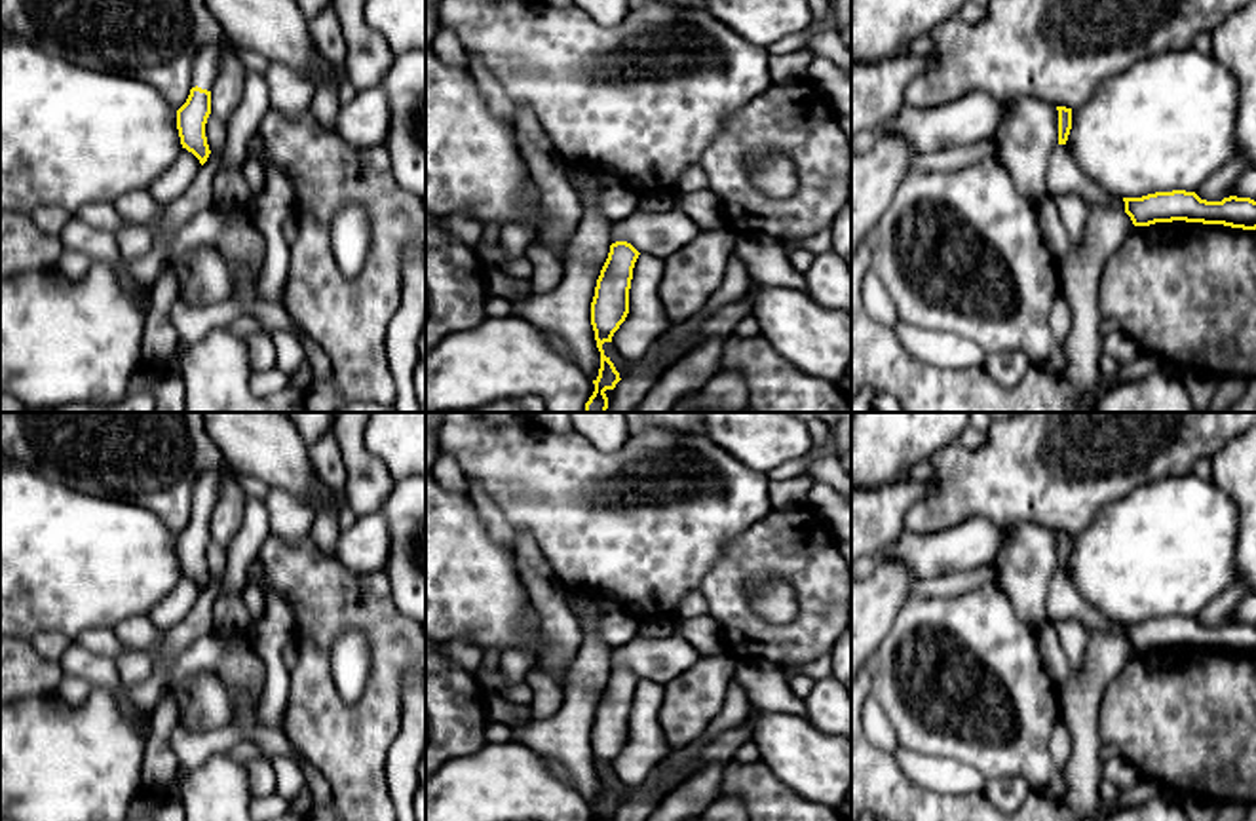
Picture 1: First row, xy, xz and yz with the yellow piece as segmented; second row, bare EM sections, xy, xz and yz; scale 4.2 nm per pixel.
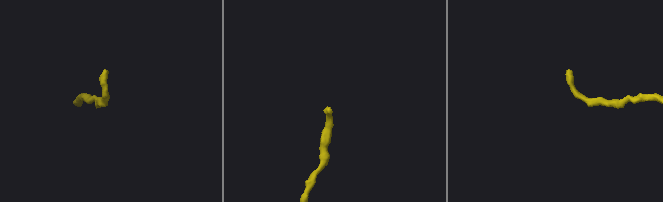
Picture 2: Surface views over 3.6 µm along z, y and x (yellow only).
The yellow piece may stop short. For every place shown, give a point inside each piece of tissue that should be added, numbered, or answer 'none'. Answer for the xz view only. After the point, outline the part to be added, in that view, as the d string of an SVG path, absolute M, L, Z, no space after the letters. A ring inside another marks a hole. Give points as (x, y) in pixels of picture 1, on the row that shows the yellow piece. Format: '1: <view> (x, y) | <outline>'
none

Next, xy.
1: xy (208, 61) | M224 38L213 44L207 44L200 49L194 59L192 68L192 87L201 87L211 91L220 68L220 51L222 51Z

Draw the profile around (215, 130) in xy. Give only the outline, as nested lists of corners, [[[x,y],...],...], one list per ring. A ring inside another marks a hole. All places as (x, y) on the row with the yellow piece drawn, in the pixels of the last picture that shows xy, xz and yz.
[[[209,114],[207,124],[205,124],[205,137],[207,137],[211,154],[220,154],[228,139],[226,122]]]

